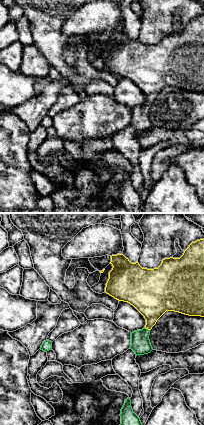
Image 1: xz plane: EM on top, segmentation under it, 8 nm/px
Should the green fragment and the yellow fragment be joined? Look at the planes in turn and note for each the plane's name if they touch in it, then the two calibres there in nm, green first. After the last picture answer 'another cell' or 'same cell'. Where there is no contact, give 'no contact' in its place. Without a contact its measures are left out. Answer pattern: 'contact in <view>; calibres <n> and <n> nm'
contact in xz; calibres 160 and 300 nm

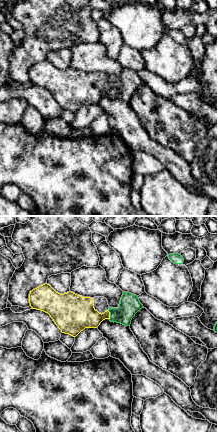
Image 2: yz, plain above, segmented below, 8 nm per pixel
contact in yz; calibres 160 and 260 nm

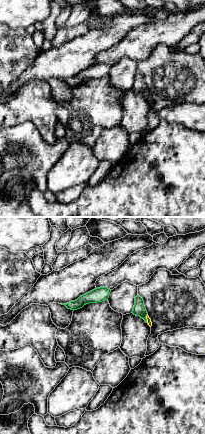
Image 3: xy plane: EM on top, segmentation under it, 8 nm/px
contact in xy; calibres 100 and 40 nm

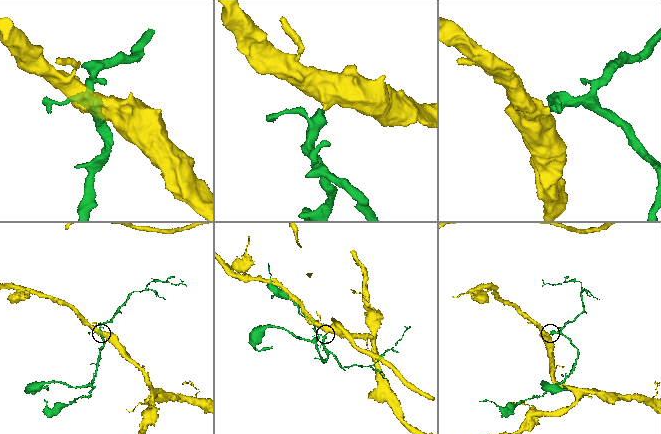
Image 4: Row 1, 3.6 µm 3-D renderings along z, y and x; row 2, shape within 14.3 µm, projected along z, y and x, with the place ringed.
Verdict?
same cell

